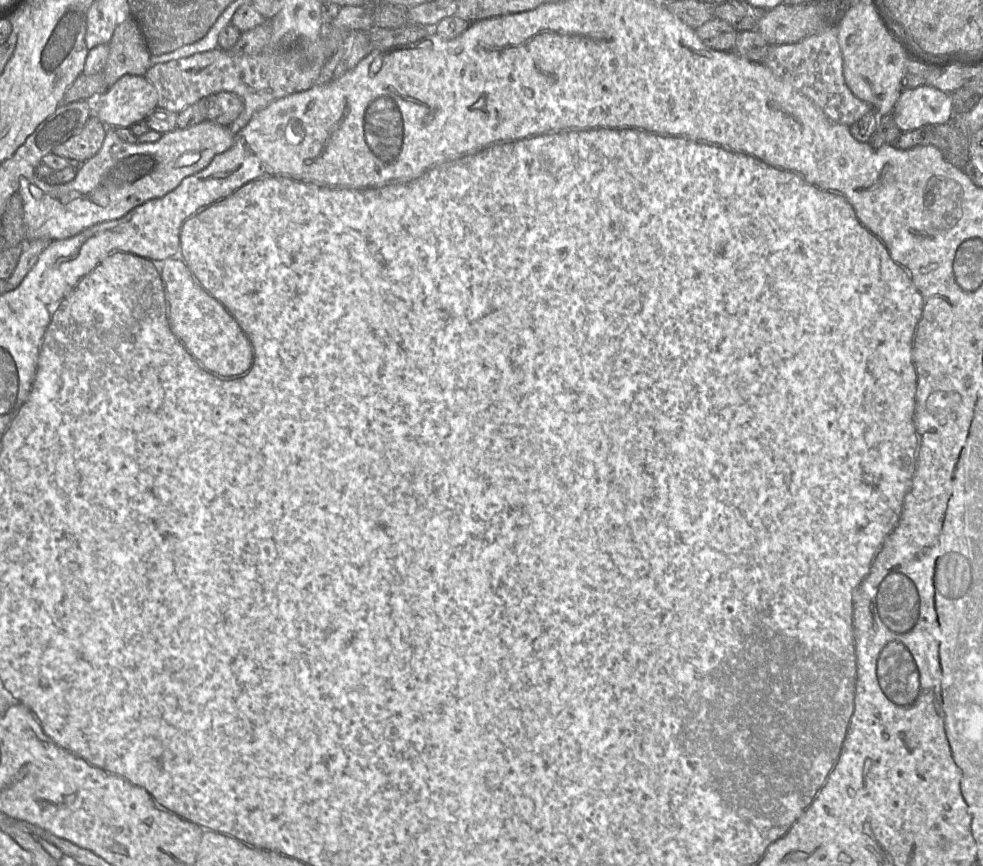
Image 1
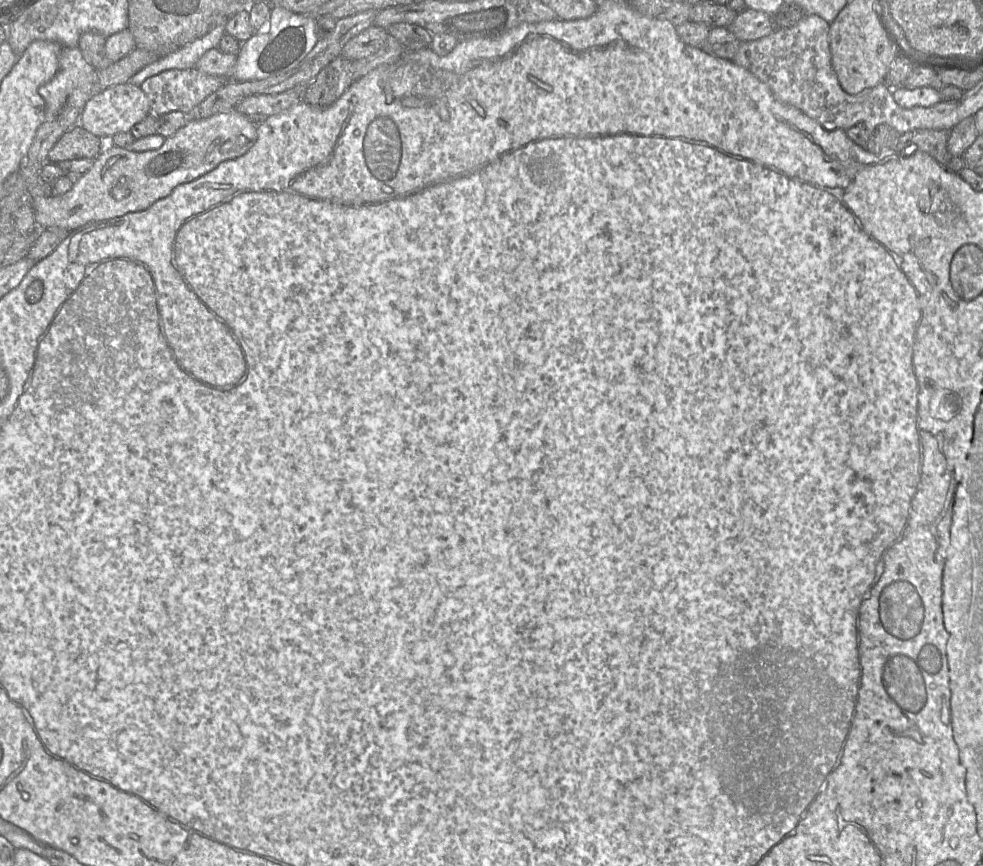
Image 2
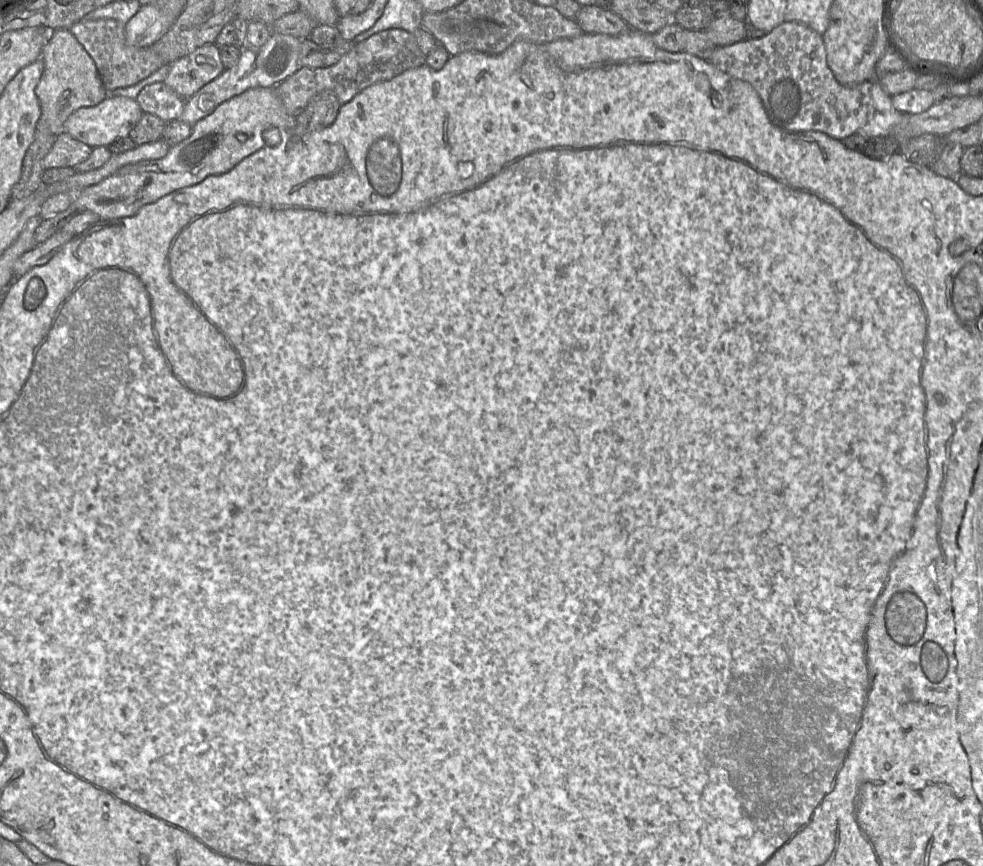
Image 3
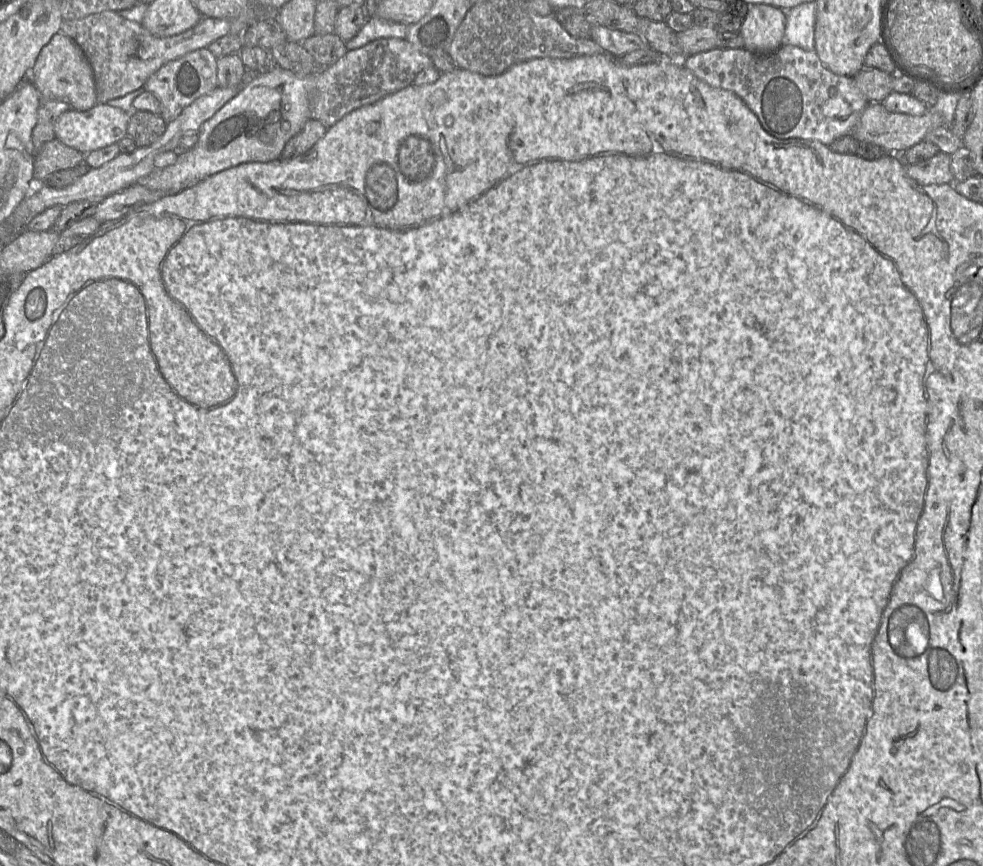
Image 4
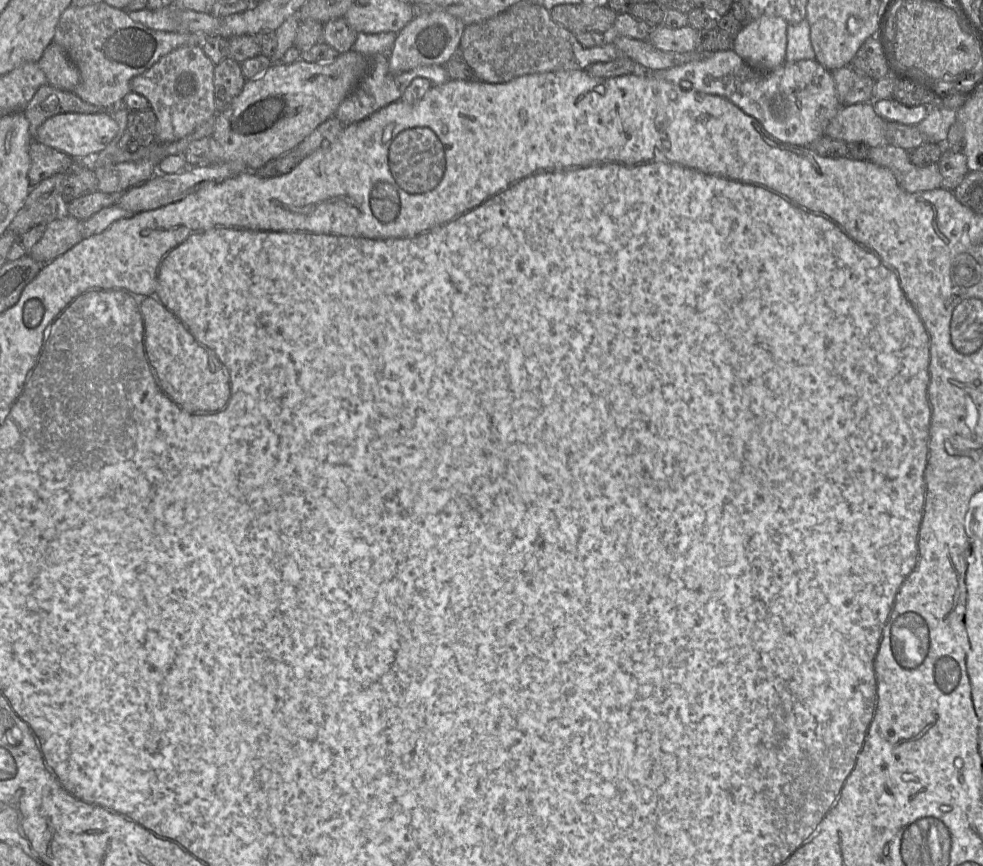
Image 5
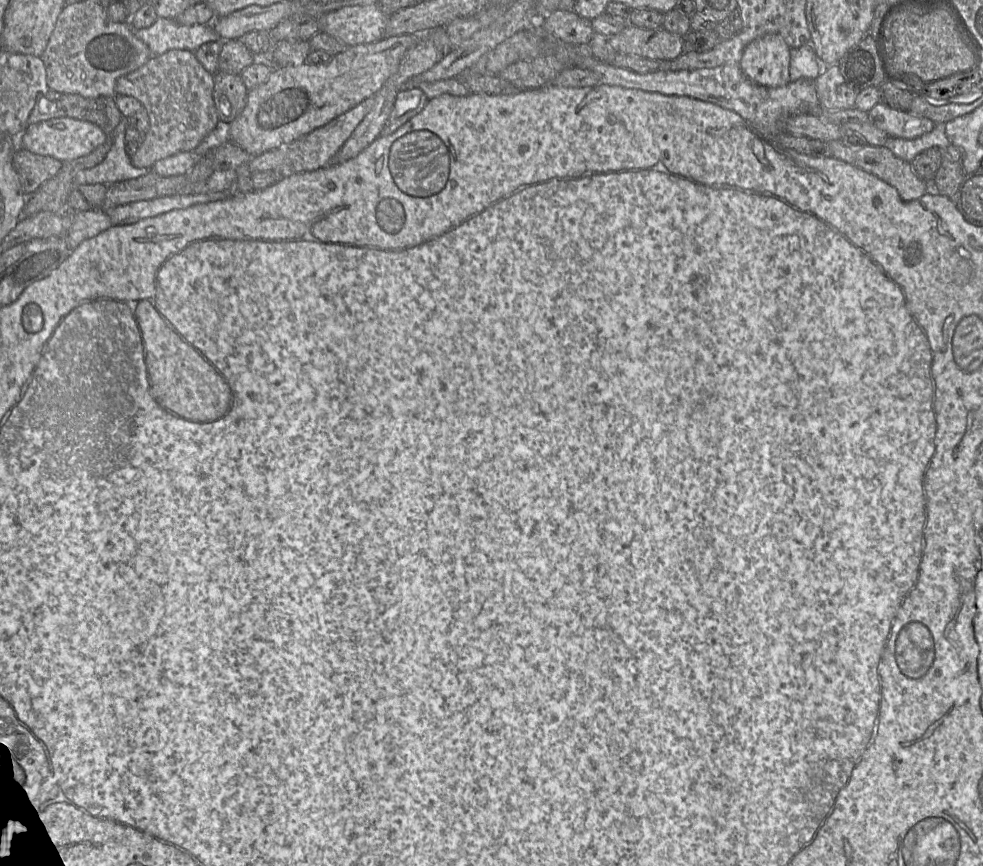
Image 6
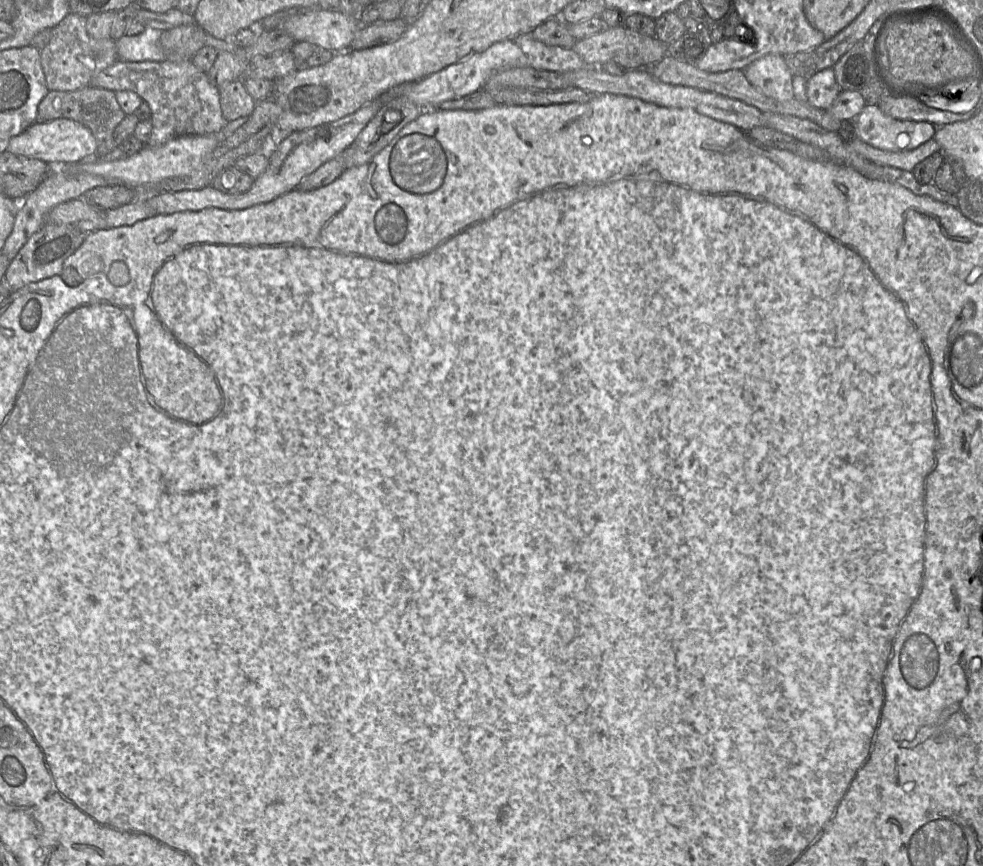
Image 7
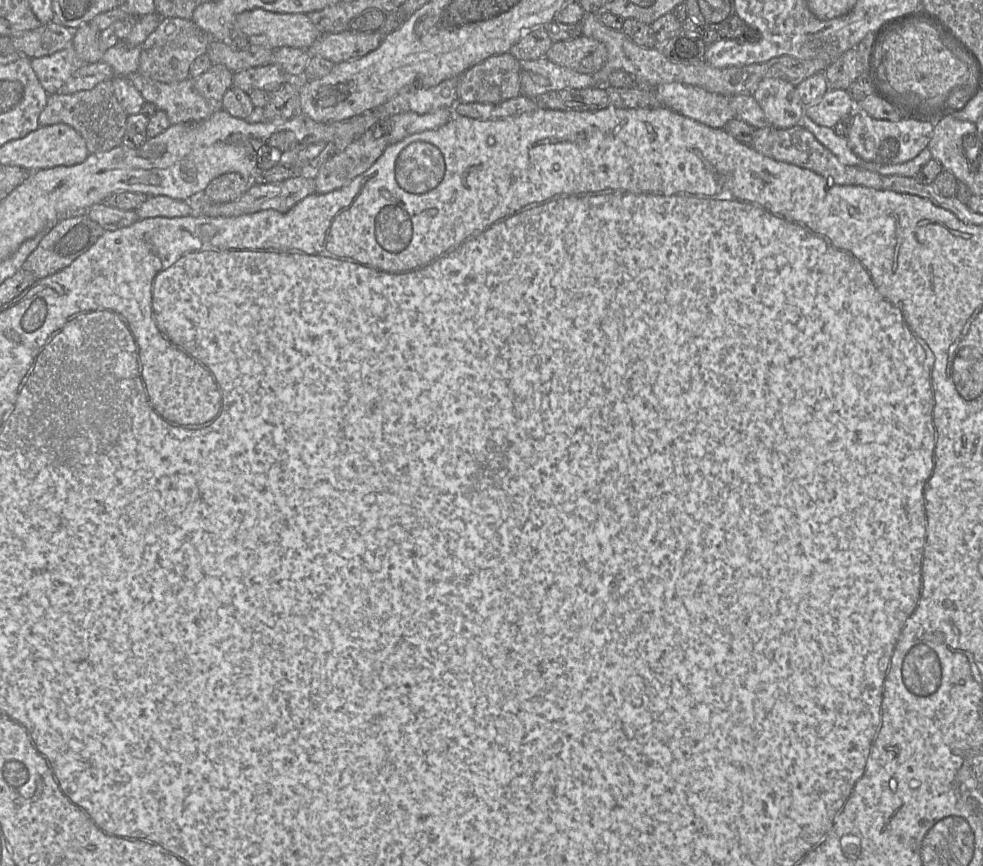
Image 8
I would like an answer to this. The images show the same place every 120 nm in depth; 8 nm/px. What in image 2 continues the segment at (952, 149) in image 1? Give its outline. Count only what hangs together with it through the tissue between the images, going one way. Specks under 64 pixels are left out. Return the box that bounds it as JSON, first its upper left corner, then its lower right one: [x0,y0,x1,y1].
[896,129,965,173]

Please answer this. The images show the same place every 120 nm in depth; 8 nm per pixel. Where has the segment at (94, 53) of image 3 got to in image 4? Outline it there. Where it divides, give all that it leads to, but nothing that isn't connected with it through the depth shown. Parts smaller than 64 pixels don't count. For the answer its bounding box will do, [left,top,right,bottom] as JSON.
[60,6,277,104]

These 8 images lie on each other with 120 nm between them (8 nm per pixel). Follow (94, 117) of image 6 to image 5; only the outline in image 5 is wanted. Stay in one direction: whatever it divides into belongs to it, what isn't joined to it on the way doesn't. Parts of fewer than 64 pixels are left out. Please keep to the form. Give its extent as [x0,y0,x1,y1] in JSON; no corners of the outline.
[24,84,109,139]

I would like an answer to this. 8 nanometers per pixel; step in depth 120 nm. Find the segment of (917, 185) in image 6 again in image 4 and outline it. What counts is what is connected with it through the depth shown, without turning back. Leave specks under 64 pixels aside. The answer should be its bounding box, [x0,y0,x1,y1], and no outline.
[905,152,954,185]

